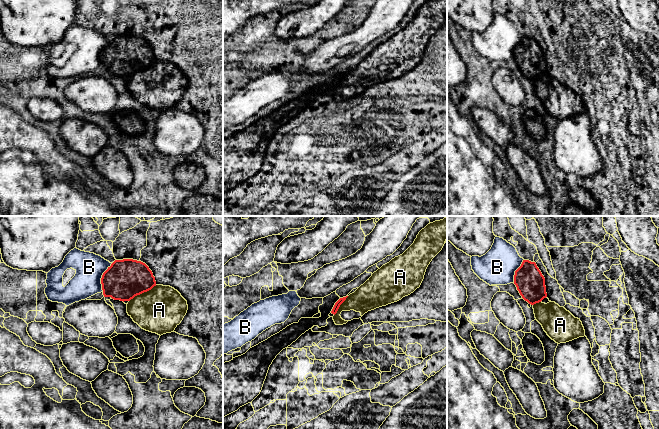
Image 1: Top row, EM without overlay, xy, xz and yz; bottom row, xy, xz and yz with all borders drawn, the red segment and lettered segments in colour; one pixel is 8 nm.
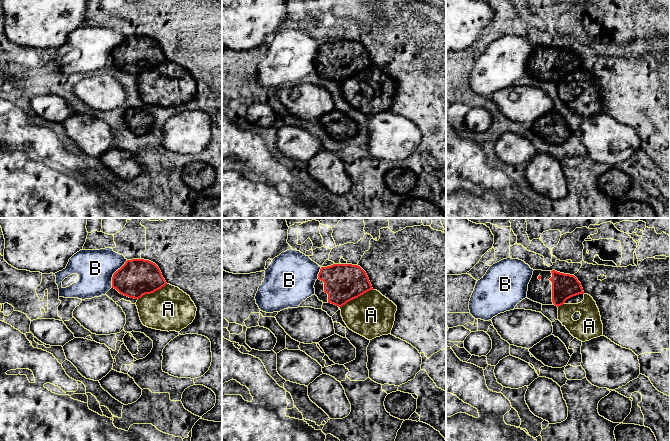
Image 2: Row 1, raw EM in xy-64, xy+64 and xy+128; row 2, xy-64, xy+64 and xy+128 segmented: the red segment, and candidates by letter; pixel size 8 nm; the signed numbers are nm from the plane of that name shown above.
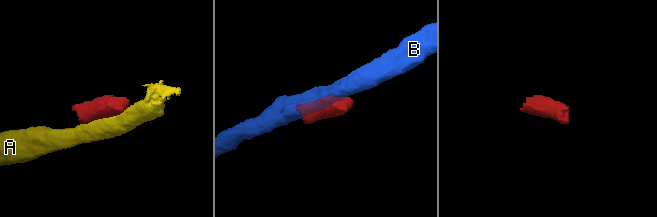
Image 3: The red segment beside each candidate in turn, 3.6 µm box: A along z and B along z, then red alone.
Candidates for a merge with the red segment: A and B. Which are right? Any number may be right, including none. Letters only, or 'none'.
none

